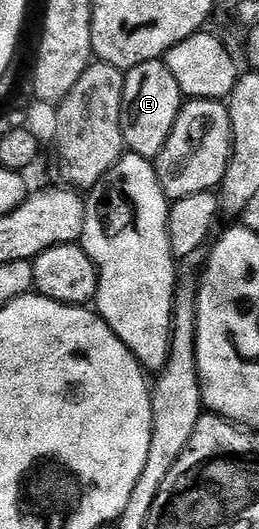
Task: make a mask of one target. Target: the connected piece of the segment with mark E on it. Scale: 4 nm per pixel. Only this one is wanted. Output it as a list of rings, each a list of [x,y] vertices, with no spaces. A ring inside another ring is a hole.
[[[159,58],[149,60],[148,62],[140,62],[136,66],[125,69],[122,77],[122,109],[120,110],[120,118],[118,119],[118,125],[122,131],[122,144],[129,151],[136,154],[147,158],[157,158],[164,146],[164,142],[168,142],[168,134],[176,122],[178,112],[181,110],[183,103],[184,97],[180,86],[172,78],[165,59]]]

